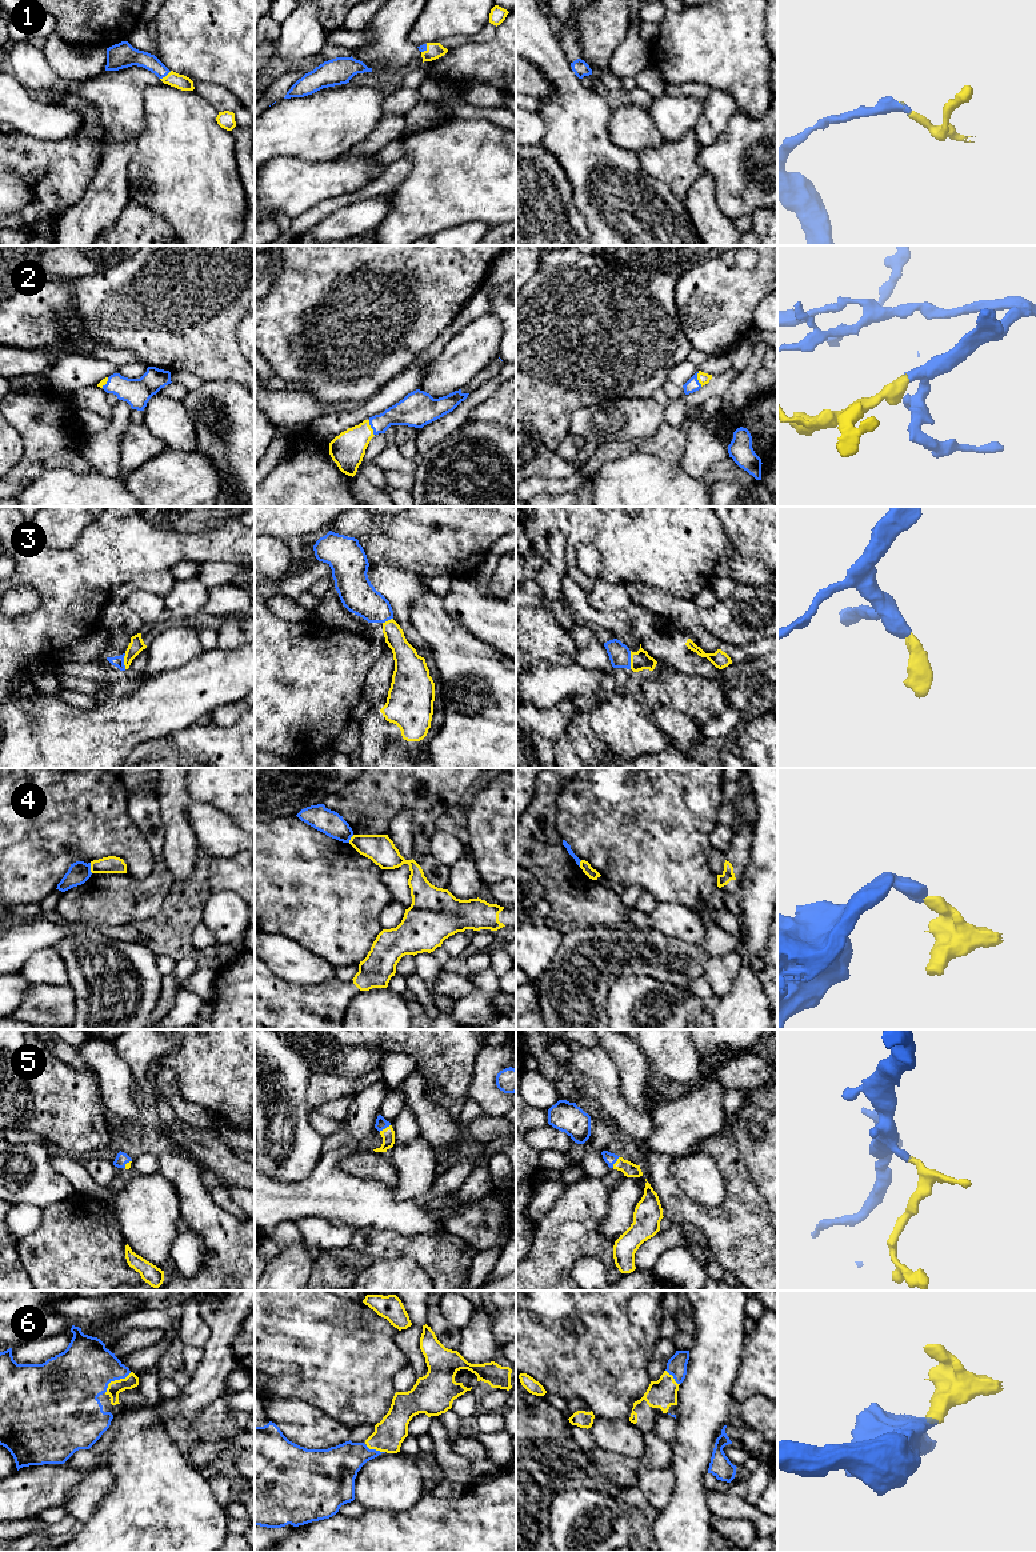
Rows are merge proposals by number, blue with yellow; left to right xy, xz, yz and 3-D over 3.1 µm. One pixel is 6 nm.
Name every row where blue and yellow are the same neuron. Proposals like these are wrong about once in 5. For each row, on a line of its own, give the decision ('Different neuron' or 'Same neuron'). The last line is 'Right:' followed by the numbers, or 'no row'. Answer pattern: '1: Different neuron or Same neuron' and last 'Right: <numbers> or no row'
1: Same neuron
2: Same neuron
3: Same neuron
4: Different neuron
5: Same neuron
6: Same neuron
Right: 1, 2, 3, 5, 6

